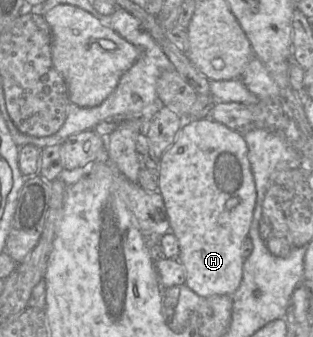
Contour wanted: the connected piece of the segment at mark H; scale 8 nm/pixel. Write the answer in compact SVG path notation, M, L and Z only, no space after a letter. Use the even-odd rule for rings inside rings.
M211 118L185 119L175 141L162 154L159 187L172 232L179 242L178 260L186 272L185 285L200 297L232 296L243 274L242 243L250 230L256 204L256 187L244 135Z

